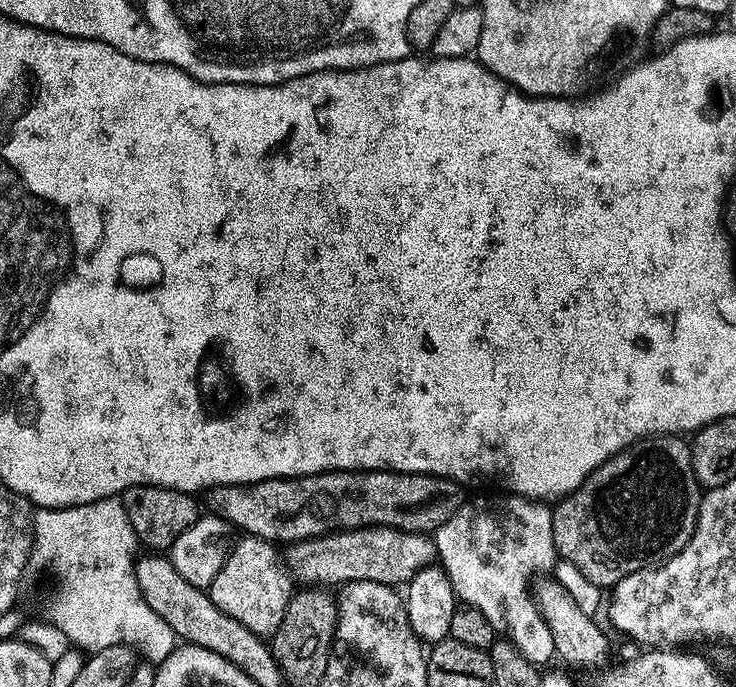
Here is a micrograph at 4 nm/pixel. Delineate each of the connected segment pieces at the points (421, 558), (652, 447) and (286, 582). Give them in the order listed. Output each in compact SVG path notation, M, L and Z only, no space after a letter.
M365 526L333 530L323 536L299 541L287 549L286 562L297 581L304 580L300 582L312 586L343 586L355 580L404 586L418 569L427 567L435 556L436 545L427 535L399 532L396 528Z
M680 434L645 438L623 448L619 454L593 470L582 486L575 488L552 508L557 557L561 561L569 560L590 583L608 590L622 578L678 554L694 534L702 499L702 486L695 478L690 479L686 471L691 462L689 441Z
M247 534L239 538L241 540L237 544L235 541L225 555L222 570L218 570L207 593L218 610L230 614L230 618L238 618L246 630L270 638L278 626L282 626L282 614L286 614L286 606L292 597L294 580L282 559L281 549L273 541Z

